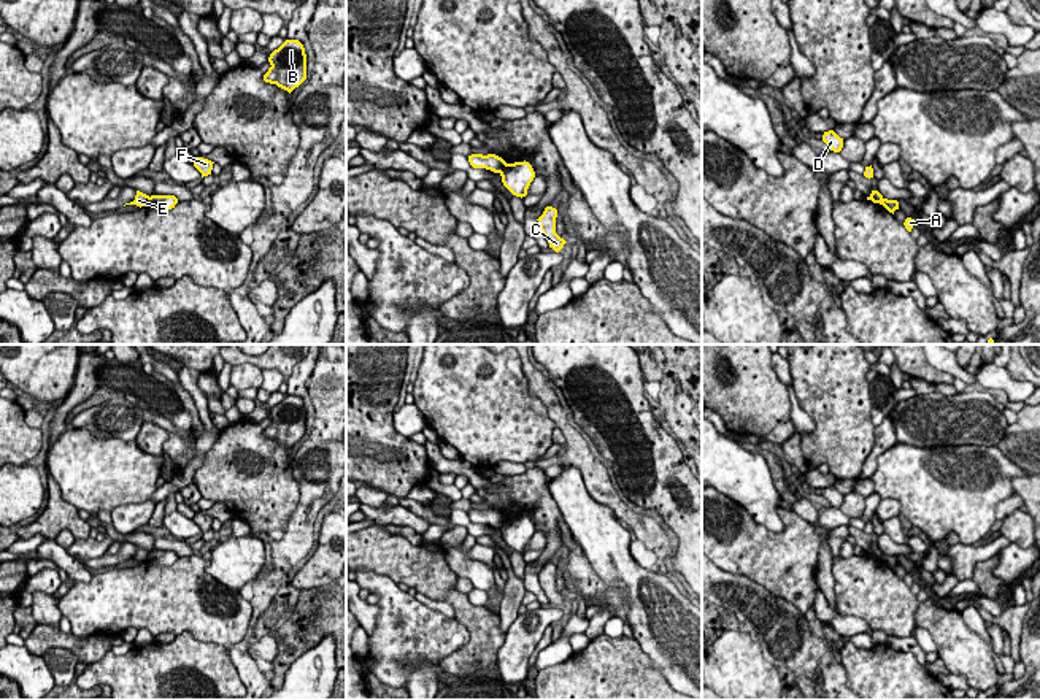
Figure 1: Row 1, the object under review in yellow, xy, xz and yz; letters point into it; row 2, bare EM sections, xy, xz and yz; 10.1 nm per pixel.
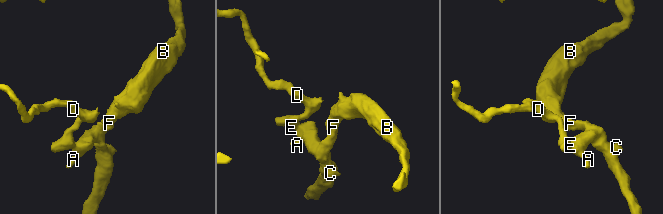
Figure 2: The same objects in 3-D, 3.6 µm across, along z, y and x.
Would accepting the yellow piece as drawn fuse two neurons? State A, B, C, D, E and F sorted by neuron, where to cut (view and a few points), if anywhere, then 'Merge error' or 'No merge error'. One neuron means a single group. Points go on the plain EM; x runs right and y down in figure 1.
Groups: A B C F / D E. Split along xz (508, 519), (500, 529). Merge error

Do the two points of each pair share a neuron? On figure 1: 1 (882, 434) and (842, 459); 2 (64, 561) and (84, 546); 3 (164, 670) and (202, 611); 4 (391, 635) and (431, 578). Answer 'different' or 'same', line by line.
1: different
2: different
3: different
4: different

